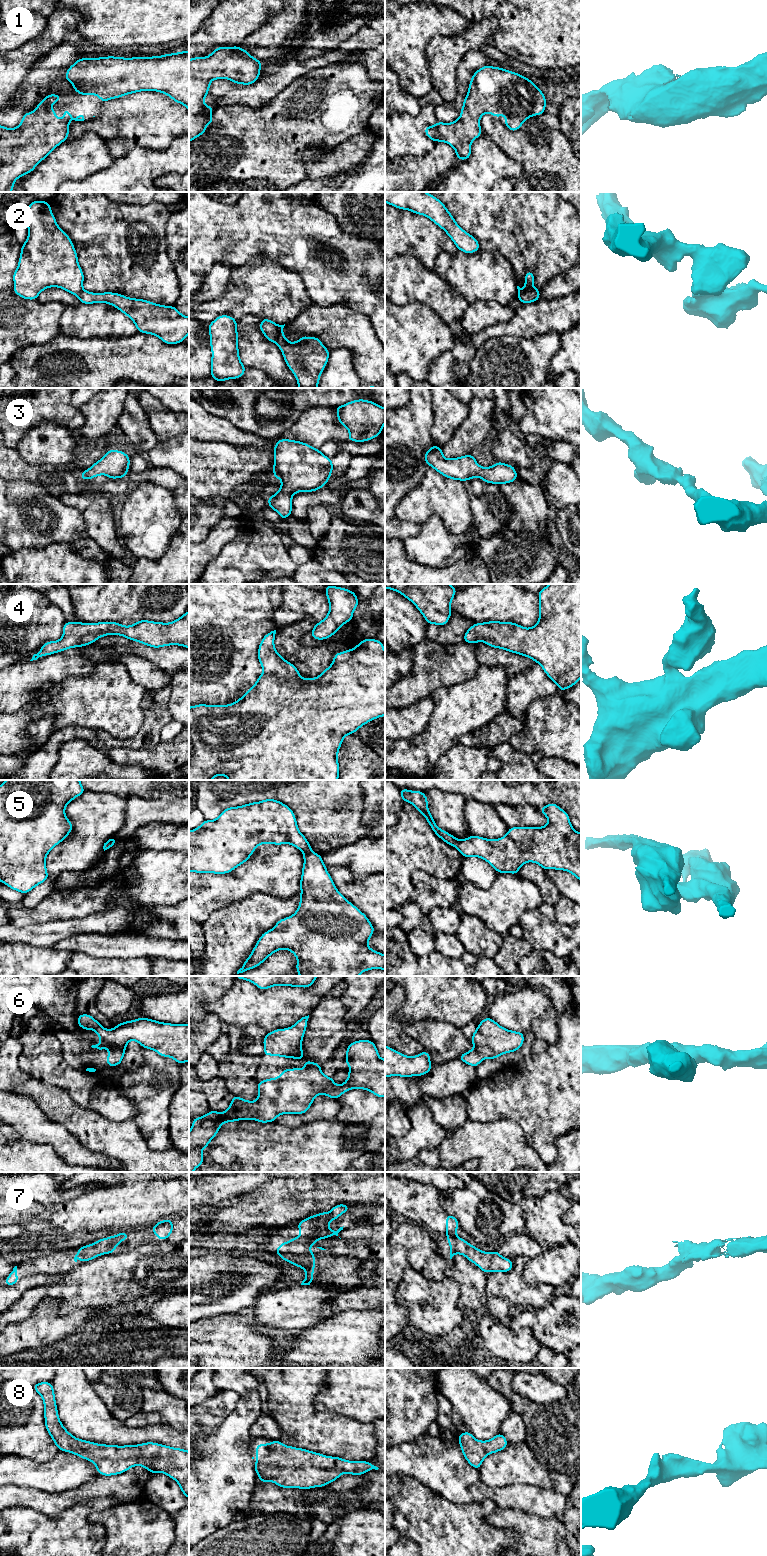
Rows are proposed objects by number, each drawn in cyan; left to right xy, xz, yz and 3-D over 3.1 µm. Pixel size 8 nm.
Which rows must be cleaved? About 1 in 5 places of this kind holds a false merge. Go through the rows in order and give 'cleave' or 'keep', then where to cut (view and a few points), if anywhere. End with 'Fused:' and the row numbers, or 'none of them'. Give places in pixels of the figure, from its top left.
1: keep; cut none
2: cleave; cut xz (279, 325), (277, 337), (274, 341)
3: keep; cut none
4: keep; cut none
5: cleave; cut xz (310, 850), (303, 853)
6: keep; cut none
7: keep; cut none
8: keep; cut none
Fused: 2, 5

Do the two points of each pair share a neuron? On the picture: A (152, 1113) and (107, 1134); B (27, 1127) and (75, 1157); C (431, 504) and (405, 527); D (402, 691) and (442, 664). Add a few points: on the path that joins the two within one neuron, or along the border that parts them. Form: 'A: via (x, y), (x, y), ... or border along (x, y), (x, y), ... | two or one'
A: border along (131, 1119), (146, 1142) | two
B: via (39, 1129), (50, 1132), (63, 1145) | one
C: border along (395, 517), (420, 525) | two
D: via (412, 688), (432, 670) | one

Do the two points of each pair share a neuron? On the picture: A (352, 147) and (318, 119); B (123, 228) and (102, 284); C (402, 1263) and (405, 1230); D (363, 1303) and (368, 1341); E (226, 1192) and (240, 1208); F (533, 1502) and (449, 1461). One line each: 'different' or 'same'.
A: different
B: same
C: different
D: different
E: different
F: same

